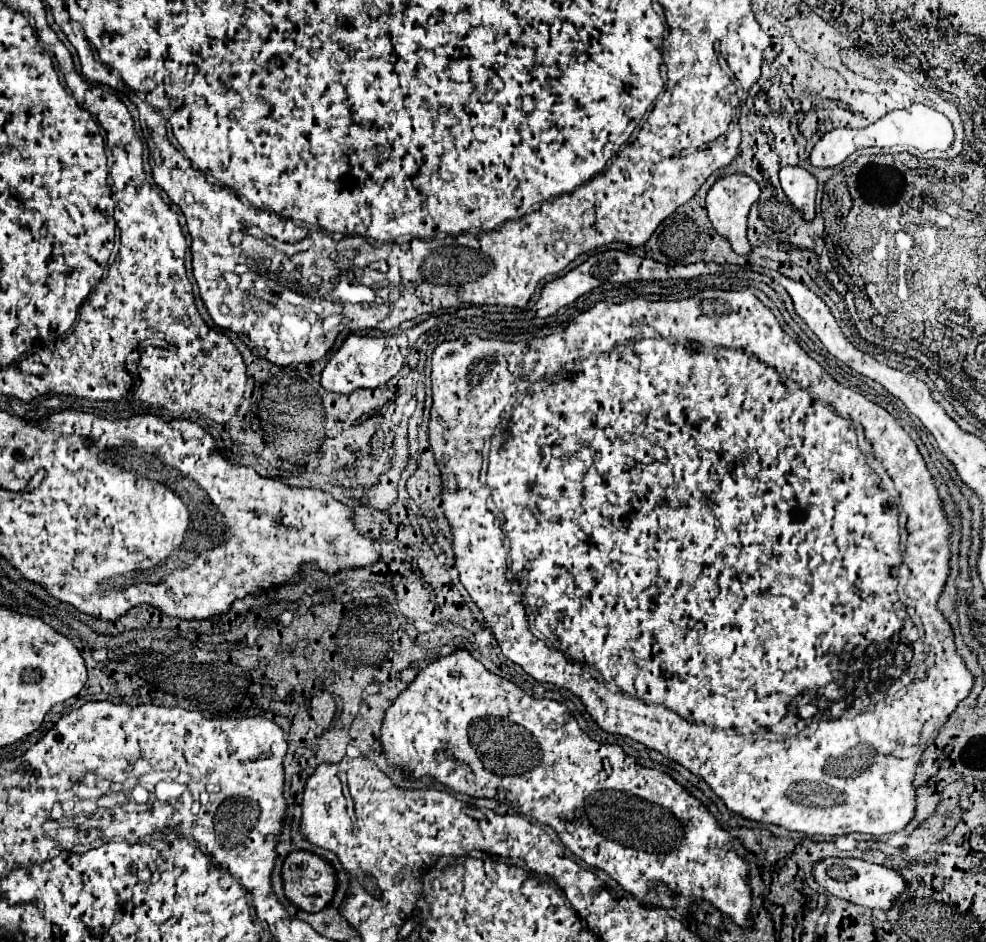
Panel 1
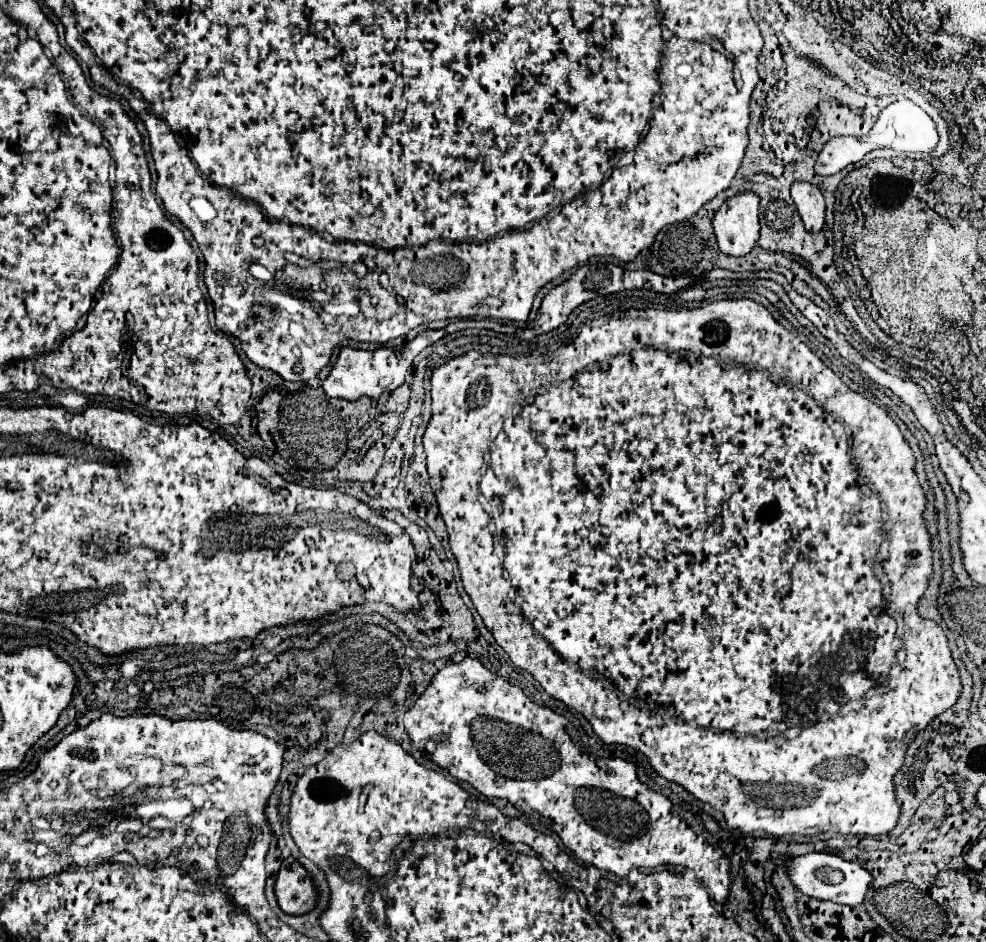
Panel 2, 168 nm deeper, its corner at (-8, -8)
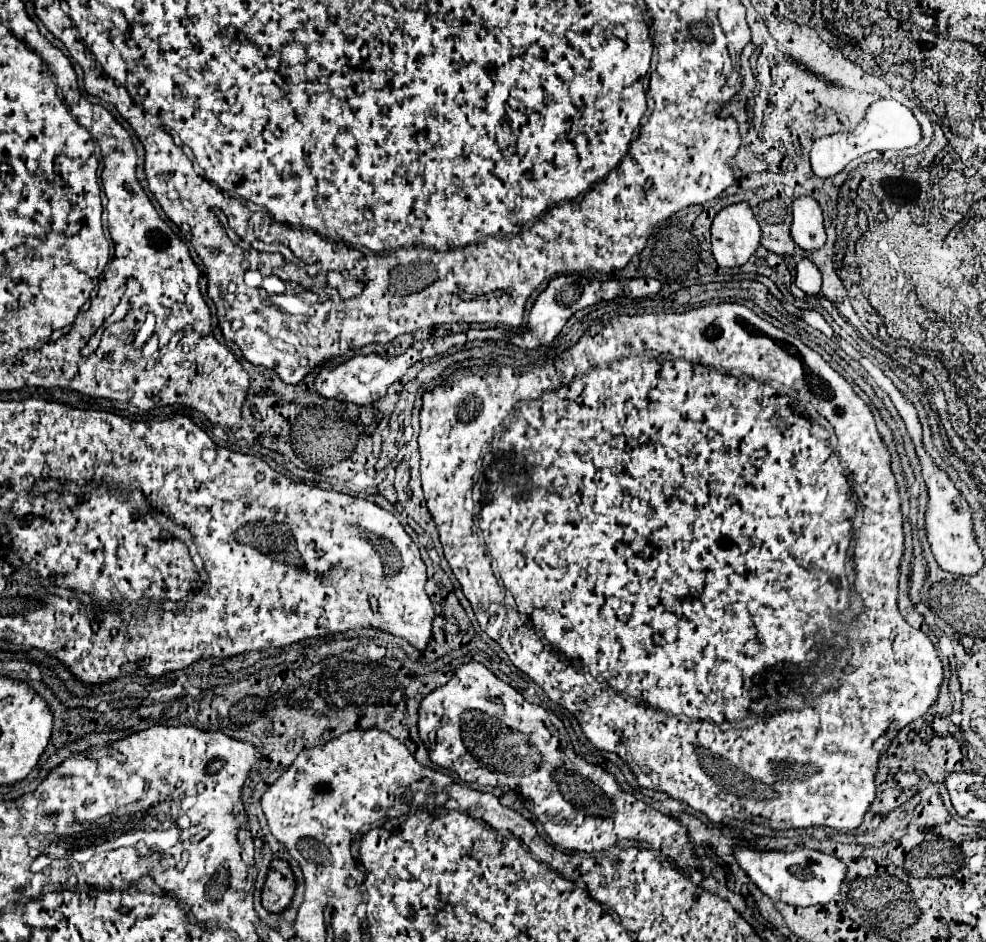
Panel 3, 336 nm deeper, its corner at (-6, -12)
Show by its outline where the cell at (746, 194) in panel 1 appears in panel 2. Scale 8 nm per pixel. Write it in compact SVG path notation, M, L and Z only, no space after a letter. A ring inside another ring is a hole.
M742 192L728 198L714 214L712 226L718 246L724 254L746 256L758 240L760 198L754 192Z

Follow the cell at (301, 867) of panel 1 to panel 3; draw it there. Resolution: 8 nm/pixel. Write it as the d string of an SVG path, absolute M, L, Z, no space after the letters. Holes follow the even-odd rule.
M272 860L268 876L262 886L262 906L268 912L282 912L294 896L294 876L286 860Z

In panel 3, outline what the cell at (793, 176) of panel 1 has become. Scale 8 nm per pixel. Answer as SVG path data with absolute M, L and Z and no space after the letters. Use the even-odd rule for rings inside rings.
M808 196L796 198L792 202L792 214L794 214L790 226L792 240L806 252L814 252L822 248L826 242L826 230L824 230L820 204Z

